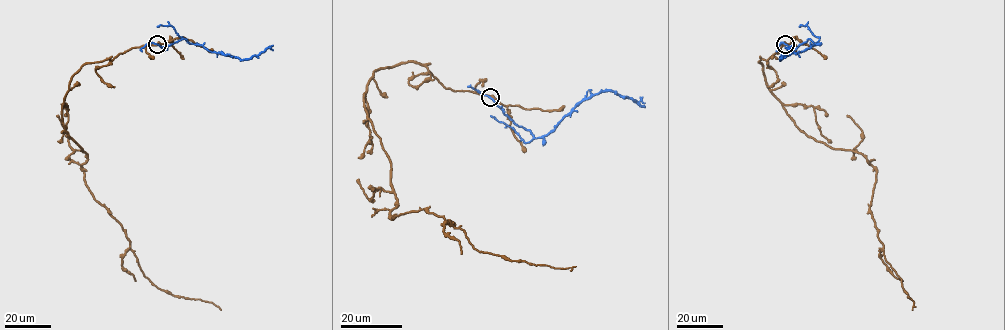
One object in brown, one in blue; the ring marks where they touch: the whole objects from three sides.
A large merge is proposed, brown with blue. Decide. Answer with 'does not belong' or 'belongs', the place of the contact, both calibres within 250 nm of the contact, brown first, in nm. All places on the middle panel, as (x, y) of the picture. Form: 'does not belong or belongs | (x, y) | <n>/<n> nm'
belongs | (490, 97) | 500/190 nm

